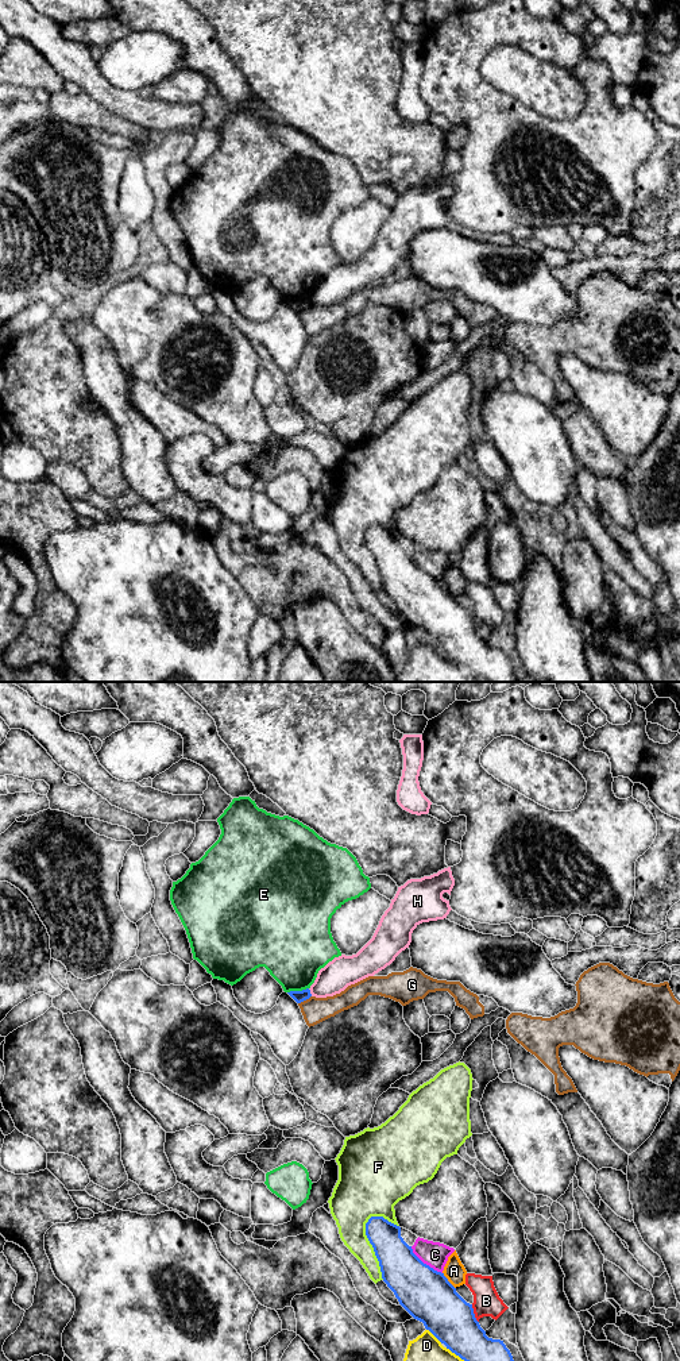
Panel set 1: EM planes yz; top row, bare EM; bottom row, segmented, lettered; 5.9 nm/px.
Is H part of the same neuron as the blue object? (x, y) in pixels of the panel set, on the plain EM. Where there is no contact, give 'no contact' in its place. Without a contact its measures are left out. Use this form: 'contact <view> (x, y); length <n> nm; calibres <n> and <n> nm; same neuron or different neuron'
contact yz (309, 301); length 50 nm; calibres 70 and 190 nm; different neuron

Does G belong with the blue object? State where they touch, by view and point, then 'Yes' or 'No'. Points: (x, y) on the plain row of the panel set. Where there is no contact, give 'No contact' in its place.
Touches blue at yz (304, 308). No

